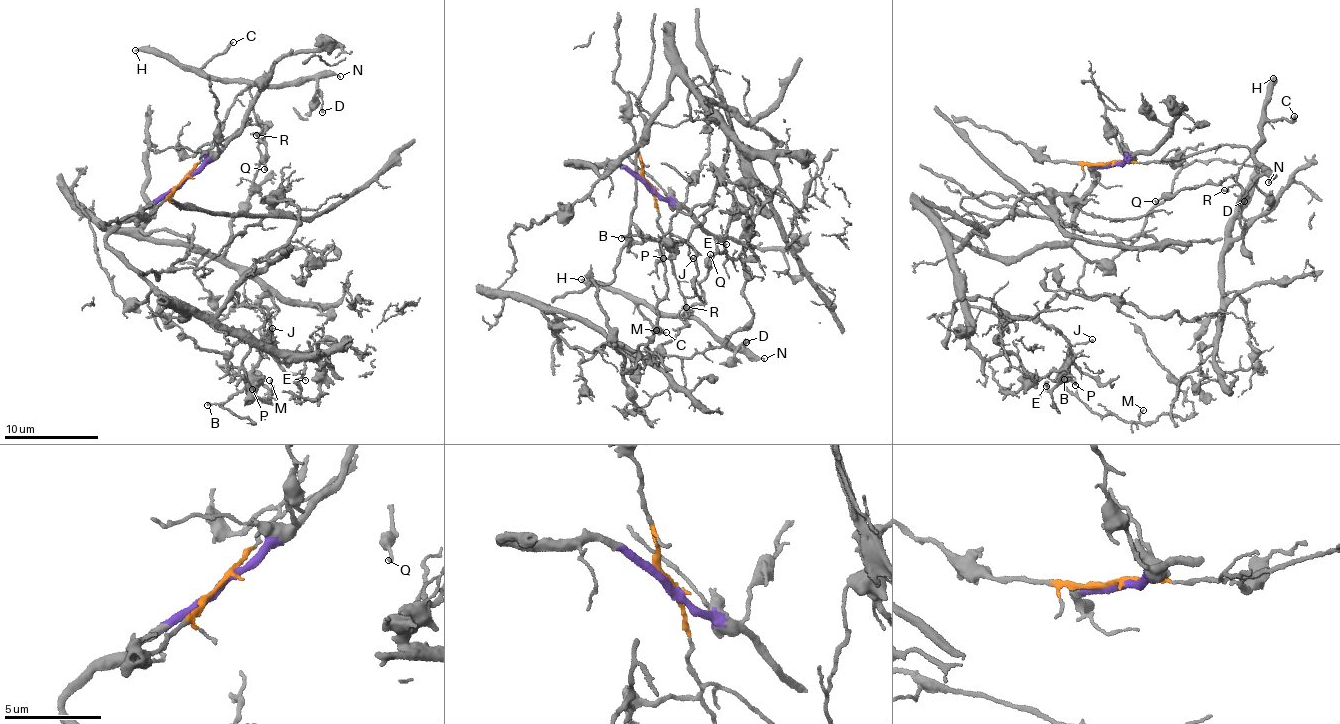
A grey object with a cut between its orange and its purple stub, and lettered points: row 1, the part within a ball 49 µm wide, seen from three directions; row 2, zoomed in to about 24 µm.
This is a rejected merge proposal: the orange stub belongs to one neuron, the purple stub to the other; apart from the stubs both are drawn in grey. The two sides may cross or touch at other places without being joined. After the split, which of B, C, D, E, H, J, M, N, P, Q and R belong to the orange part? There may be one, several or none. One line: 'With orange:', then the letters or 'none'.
With orange: C, D, H, N, Q, R

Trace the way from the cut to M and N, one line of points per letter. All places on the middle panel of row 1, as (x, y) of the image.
M: (648, 186), (567, 165), (601, 174), (686, 77), (727, 138), (714, 202), (660, 248), (655, 329)
N: (648, 184), (652, 186), (664, 244), (684, 308), (719, 337), (763, 358)

